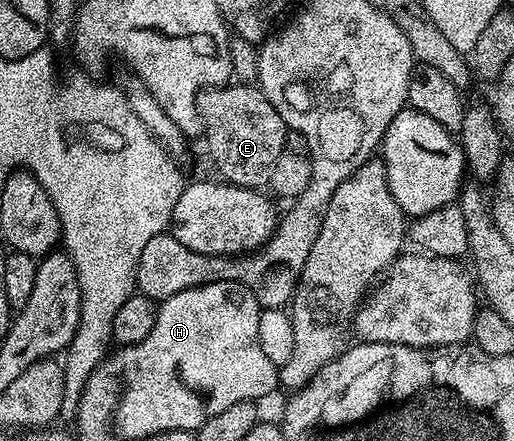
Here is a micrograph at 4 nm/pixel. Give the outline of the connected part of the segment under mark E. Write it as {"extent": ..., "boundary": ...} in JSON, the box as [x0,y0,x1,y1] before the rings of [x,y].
{"extent":[197,82,286,189],"boundary":[[[240,82],[230,83],[219,88],[205,88],[197,96],[197,109],[201,115],[203,141],[213,164],[217,167],[216,175],[222,181],[238,184],[241,188],[264,189],[271,178],[271,166],[285,150],[286,126],[283,118],[271,106],[268,98],[261,93],[260,87]]]}

